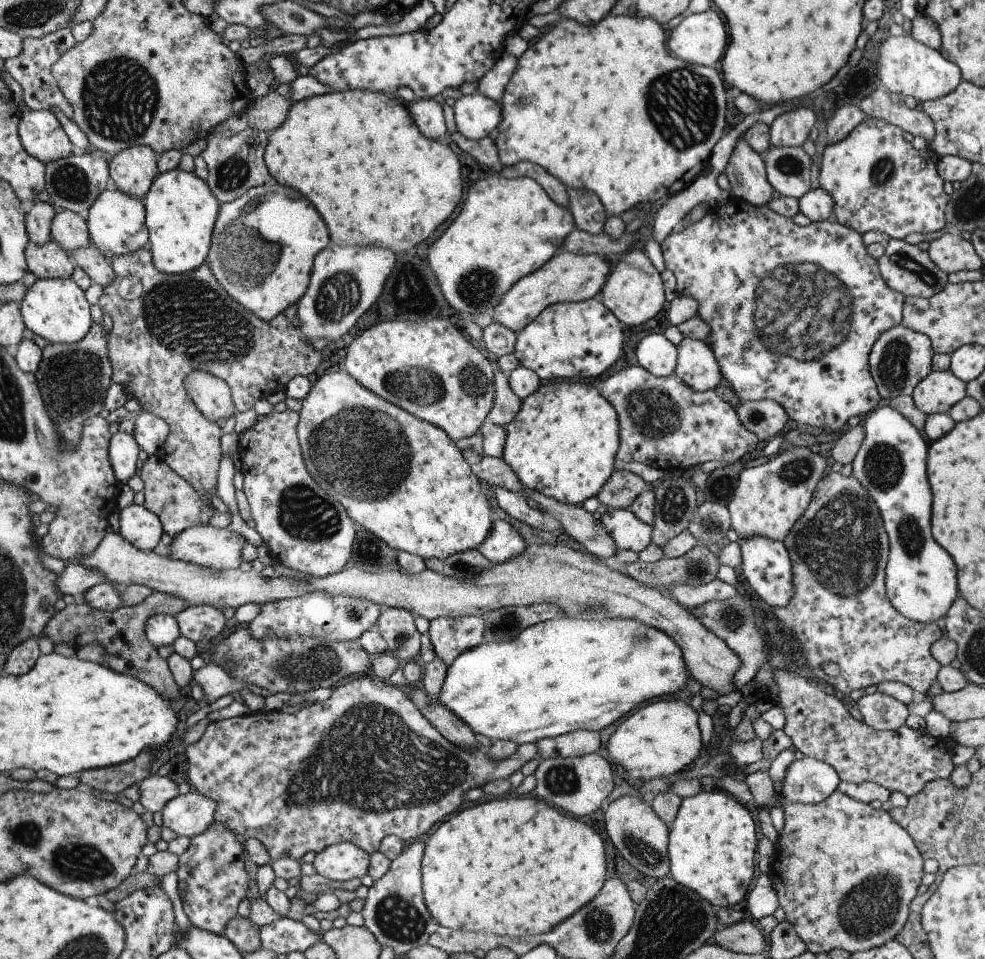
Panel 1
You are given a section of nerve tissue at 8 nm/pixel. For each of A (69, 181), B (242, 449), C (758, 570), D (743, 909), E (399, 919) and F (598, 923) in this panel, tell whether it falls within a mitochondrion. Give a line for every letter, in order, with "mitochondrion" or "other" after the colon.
A: mitochondrion
B: other
C: other
D: other
E: mitochondrion
F: mitochondrion

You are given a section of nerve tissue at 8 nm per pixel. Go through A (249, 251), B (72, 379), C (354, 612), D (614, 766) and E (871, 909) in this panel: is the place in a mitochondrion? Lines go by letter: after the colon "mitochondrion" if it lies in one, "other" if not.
A: mitochondrion
B: mitochondrion
C: mitochondrion
D: other
E: mitochondrion

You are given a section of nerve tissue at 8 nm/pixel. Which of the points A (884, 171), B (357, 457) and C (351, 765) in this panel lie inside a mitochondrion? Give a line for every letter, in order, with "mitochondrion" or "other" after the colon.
A: mitochondrion
B: mitochondrion
C: mitochondrion

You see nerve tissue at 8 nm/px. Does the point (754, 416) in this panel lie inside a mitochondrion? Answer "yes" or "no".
yes

